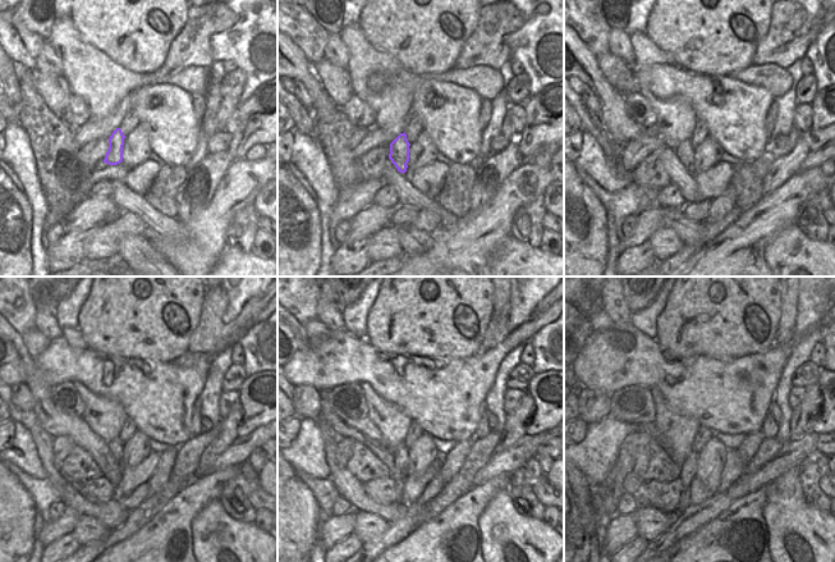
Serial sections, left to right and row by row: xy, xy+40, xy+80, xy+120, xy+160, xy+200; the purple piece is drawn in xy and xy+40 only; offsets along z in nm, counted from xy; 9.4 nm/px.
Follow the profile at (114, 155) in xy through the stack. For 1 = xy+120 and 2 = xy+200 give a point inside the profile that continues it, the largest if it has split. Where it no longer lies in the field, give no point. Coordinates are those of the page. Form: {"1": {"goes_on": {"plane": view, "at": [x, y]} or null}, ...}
{"1": {"goes_on": {"plane": "xy+120", "at": [115, 446]}}, "2": {"goes_on": {"plane": "xy+200", "at": [688, 469]}}}

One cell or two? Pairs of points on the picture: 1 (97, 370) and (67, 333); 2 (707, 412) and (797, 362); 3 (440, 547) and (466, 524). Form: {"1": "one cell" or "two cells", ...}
{"1": "two cells", "2": "two cells", "3": "one cell"}

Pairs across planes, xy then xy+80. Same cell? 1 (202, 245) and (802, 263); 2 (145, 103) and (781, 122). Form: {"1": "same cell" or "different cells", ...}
{"1": "different cells", "2": "different cells"}

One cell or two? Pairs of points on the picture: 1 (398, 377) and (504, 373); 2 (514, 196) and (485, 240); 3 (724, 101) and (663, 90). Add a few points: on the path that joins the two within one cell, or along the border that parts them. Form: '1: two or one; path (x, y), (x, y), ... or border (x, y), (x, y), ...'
1: two; border (513, 347), (501, 360), (485, 401)
2: one; path (504, 206), (494, 219), (494, 229)
3: one; path (709, 95), (698, 88), (678, 88)

